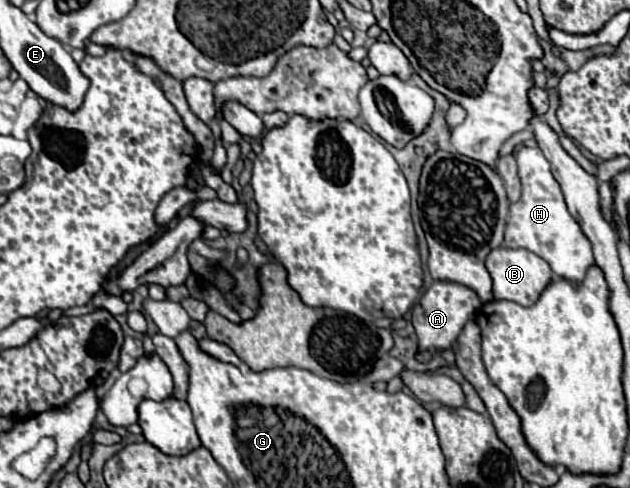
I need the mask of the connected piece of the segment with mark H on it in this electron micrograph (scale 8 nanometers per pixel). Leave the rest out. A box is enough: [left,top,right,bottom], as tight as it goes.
[503,146,595,282]

